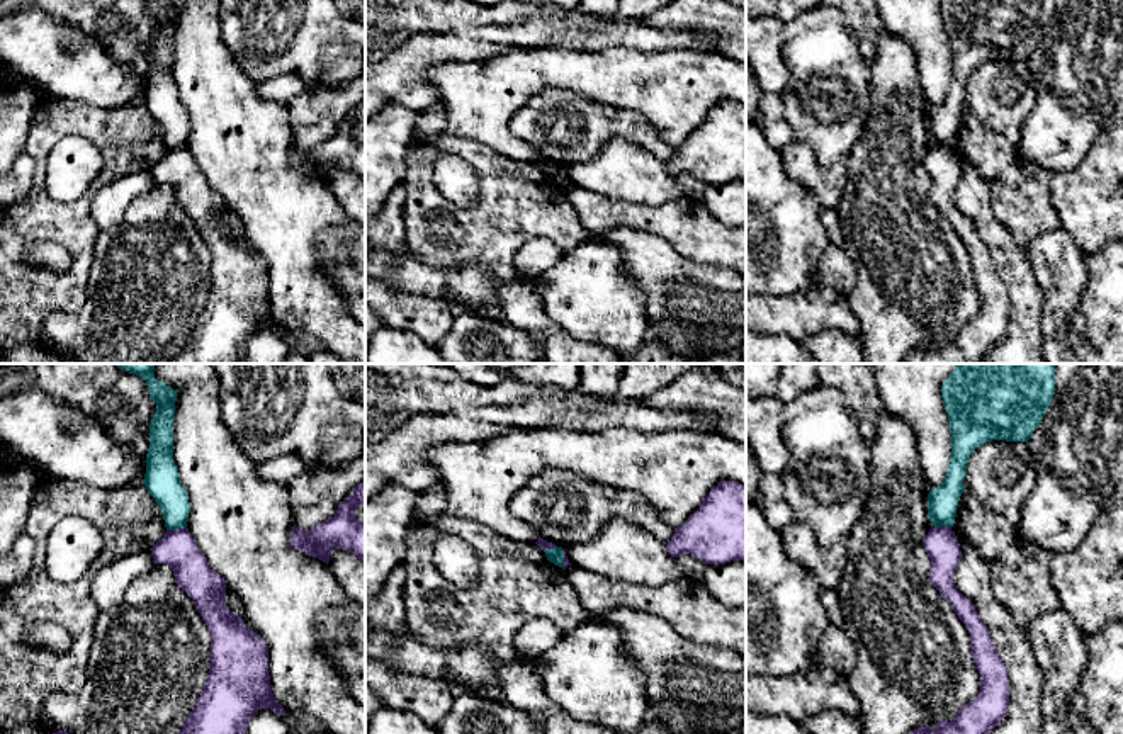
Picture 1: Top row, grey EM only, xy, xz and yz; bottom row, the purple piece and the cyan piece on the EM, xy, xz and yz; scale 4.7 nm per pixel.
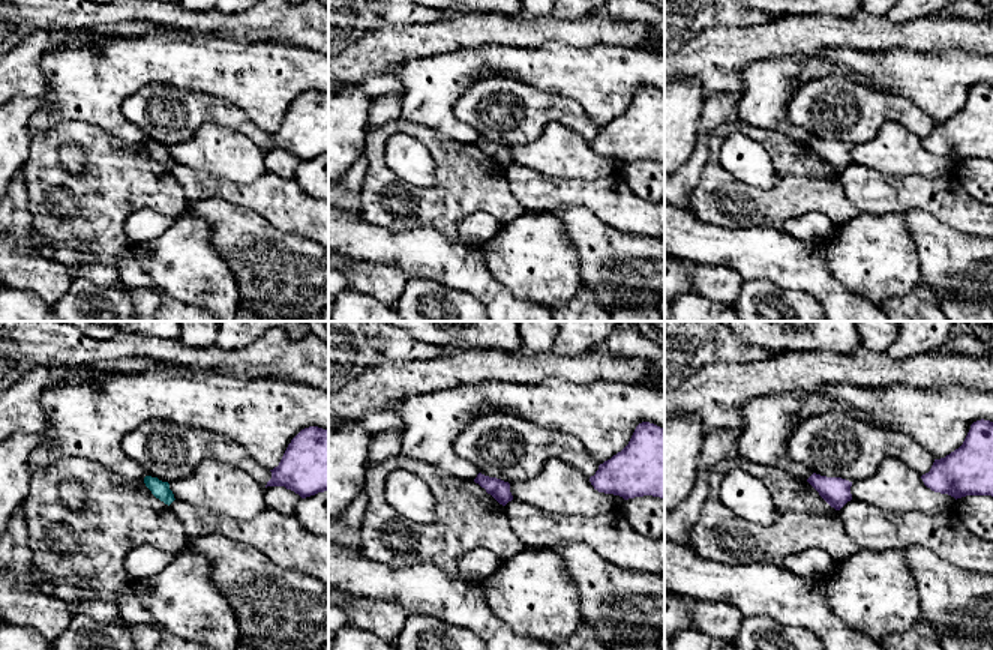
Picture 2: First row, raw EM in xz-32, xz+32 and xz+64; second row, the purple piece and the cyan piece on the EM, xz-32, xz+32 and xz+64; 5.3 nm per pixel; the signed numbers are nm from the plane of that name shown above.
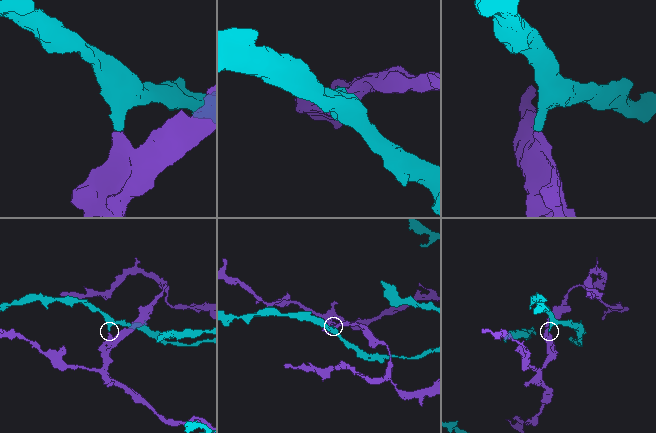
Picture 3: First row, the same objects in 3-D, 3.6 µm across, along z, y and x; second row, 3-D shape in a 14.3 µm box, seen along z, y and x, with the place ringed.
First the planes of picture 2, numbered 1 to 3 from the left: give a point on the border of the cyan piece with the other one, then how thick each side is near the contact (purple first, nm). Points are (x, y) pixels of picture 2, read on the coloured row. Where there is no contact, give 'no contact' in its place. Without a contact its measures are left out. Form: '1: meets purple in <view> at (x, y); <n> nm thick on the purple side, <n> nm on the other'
1: no contact
2: no contact
3: no contact

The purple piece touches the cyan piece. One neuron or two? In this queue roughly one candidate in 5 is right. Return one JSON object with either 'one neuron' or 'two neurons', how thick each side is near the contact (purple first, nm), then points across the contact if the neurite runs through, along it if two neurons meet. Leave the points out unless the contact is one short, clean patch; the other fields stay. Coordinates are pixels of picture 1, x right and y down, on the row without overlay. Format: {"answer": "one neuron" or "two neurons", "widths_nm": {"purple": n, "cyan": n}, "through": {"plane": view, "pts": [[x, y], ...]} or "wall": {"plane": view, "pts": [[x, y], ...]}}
{"answer": "two neurons", "widths_nm": {"purple": 180, "cyan": 170}, "wall": {"plane": "xy", "pts": [[186, 145], [167, 150]]}}

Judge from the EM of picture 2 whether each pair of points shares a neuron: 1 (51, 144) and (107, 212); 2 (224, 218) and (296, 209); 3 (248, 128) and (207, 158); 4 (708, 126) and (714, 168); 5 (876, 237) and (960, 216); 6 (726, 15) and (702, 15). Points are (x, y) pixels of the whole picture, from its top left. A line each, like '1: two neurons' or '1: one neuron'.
1: one neuron
2: two neurons
3: two neurons
4: two neurons
5: two neurons
6: one neuron

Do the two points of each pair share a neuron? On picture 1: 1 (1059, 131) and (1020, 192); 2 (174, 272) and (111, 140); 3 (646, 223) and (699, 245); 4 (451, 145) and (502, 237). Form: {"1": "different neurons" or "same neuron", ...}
{"1": "different neurons", "2": "different neurons", "3": "same neuron", "4": "same neuron"}

